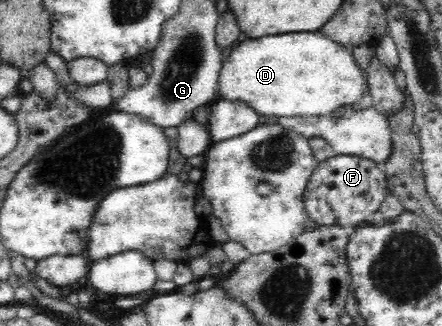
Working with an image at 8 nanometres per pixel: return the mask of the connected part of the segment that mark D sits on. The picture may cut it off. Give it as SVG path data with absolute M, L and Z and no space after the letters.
M316 32L264 35L240 43L223 62L218 82L218 97L223 100L241 100L251 106L259 116L307 116L329 114L341 107L351 108L366 94L368 77L349 48L339 45Z

